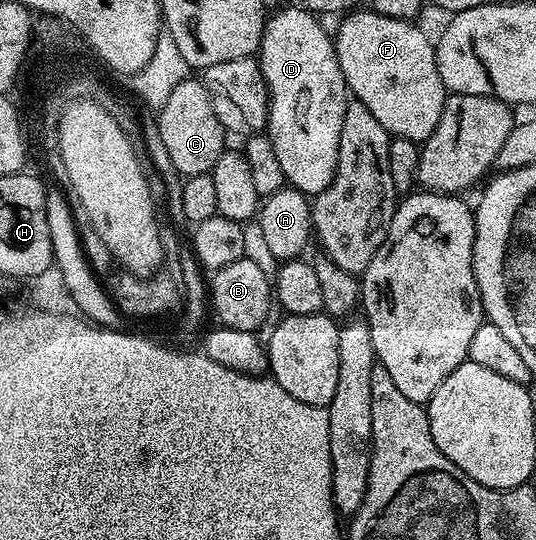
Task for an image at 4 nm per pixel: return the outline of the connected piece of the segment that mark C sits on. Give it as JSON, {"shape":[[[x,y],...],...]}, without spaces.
{"shape":[[[190,76],[184,78],[179,84],[175,84],[171,96],[167,96],[167,100],[161,105],[155,118],[163,145],[167,148],[167,153],[171,156],[171,162],[181,176],[210,173],[214,164],[219,160],[219,156],[224,154],[227,149],[227,143],[225,143],[227,131],[215,116],[215,108],[211,108],[211,96],[207,92],[204,81],[197,79],[196,82],[195,78]]]}

